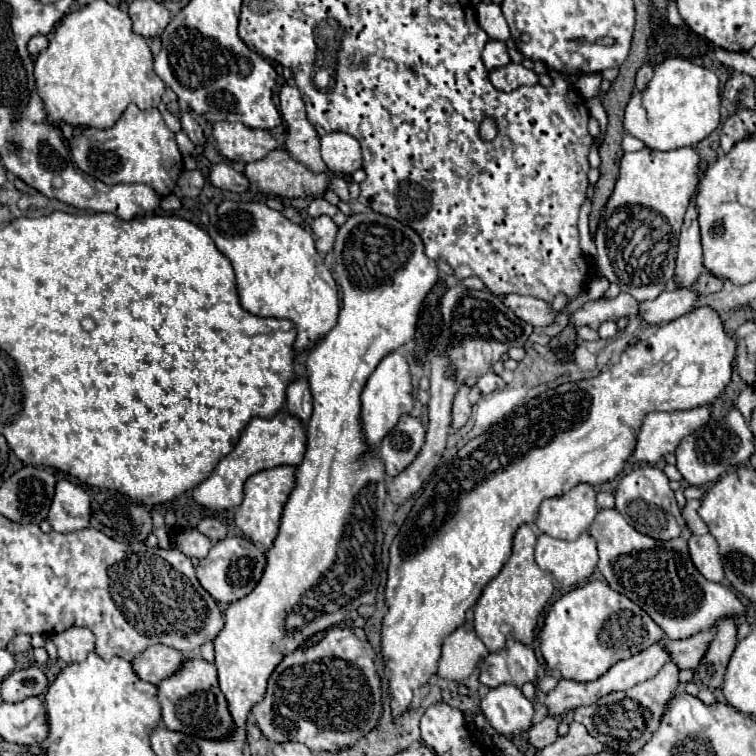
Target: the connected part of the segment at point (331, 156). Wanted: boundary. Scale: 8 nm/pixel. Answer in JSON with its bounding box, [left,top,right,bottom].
[320,131,362,175]

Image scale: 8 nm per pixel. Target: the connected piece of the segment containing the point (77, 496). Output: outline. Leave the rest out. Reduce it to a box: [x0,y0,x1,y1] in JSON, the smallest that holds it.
[46,479,90,533]

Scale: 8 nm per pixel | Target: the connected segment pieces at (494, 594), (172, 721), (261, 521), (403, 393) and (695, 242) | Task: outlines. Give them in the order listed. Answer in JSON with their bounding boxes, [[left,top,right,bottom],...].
[[474,525,554,653],[158,657,236,741],[234,465,296,547],[362,351,414,447],[676,195,704,287]]

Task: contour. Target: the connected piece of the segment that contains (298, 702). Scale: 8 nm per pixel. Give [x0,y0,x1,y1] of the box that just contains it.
[252,627,382,753]

